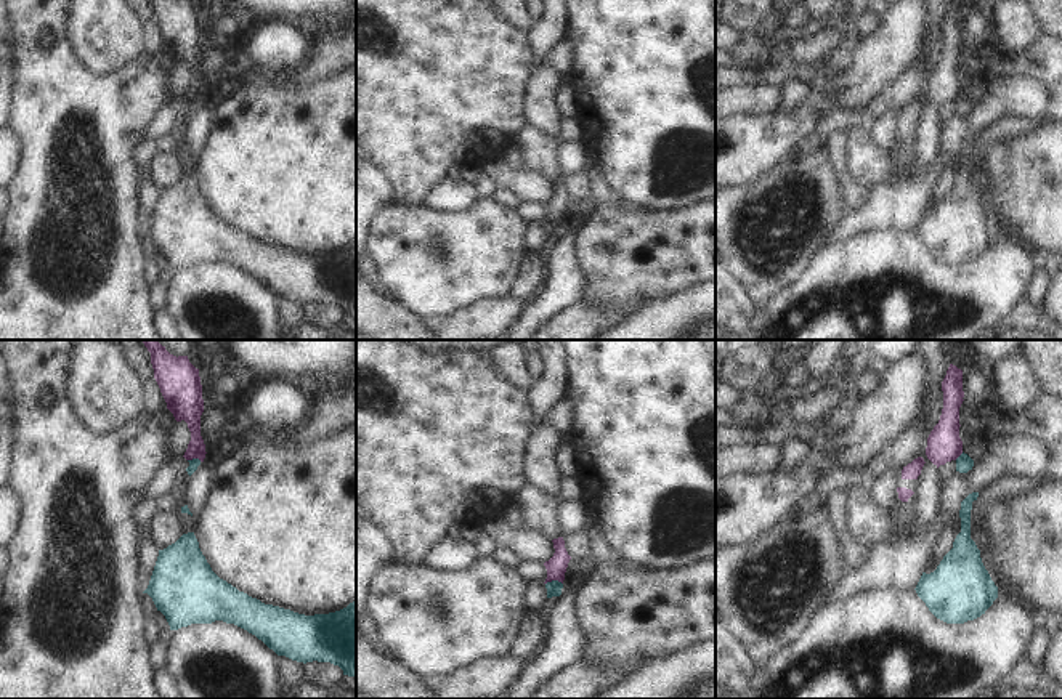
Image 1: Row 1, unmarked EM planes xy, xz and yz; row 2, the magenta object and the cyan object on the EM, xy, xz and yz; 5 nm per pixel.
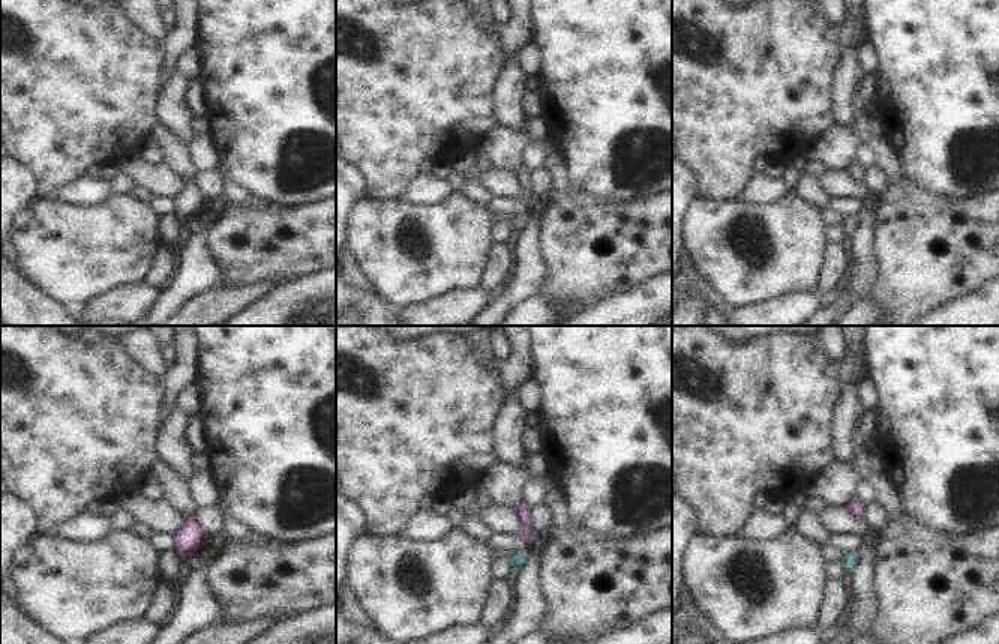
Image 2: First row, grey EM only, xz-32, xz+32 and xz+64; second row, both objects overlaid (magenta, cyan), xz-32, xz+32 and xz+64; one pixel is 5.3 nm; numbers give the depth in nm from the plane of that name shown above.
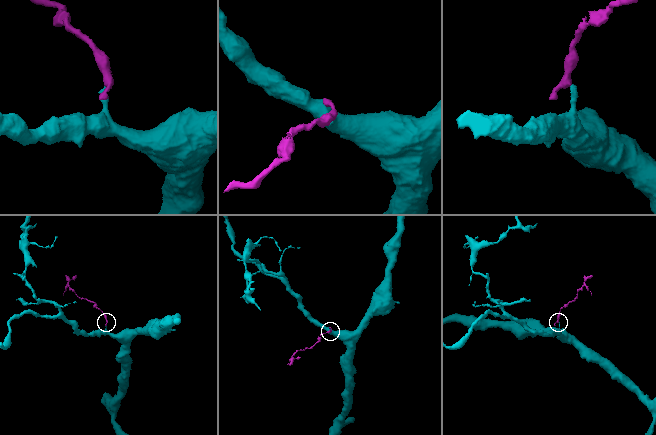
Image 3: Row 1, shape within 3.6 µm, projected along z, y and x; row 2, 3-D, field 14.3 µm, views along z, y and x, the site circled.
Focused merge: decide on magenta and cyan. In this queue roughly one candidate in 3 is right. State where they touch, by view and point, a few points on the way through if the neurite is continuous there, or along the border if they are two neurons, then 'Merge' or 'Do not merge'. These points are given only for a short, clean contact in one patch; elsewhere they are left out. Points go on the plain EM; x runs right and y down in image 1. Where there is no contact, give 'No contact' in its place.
Touches magenta at xz (554, 220). Boundary: xz (562, 223), (551, 222), (546, 225). Do not merge

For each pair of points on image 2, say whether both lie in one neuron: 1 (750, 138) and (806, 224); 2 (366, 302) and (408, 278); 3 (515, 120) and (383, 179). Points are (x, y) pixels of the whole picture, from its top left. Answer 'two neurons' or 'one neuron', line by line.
1: two neurons
2: two neurons
3: two neurons

